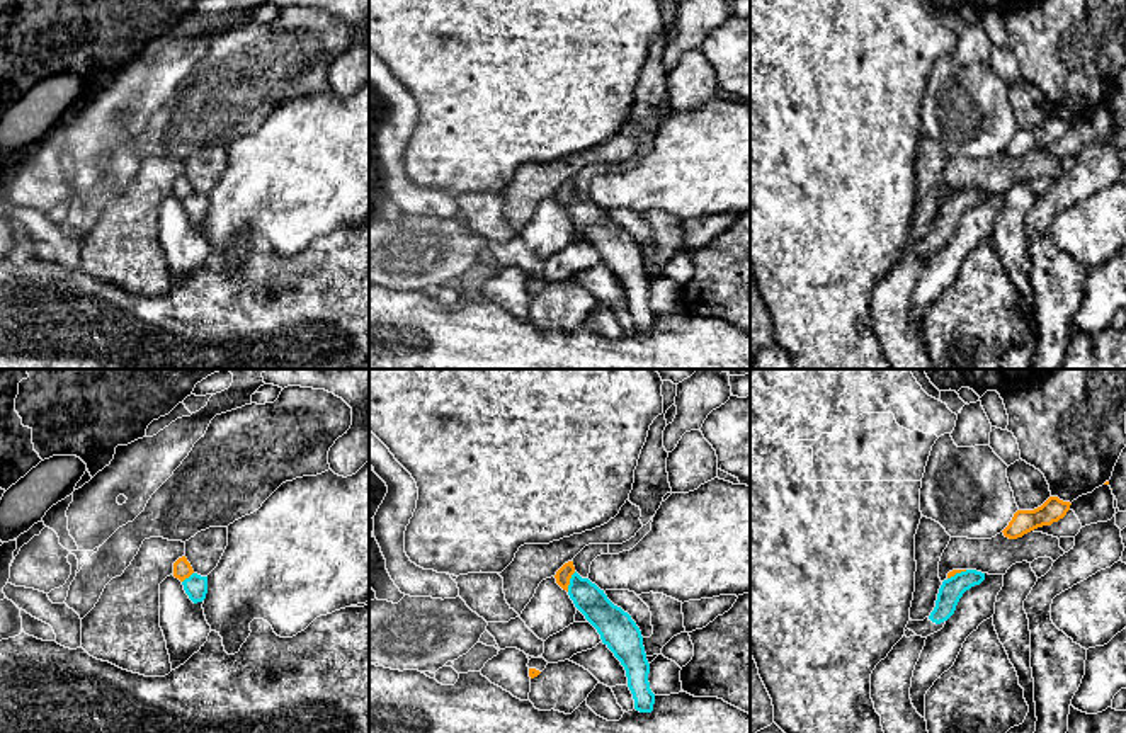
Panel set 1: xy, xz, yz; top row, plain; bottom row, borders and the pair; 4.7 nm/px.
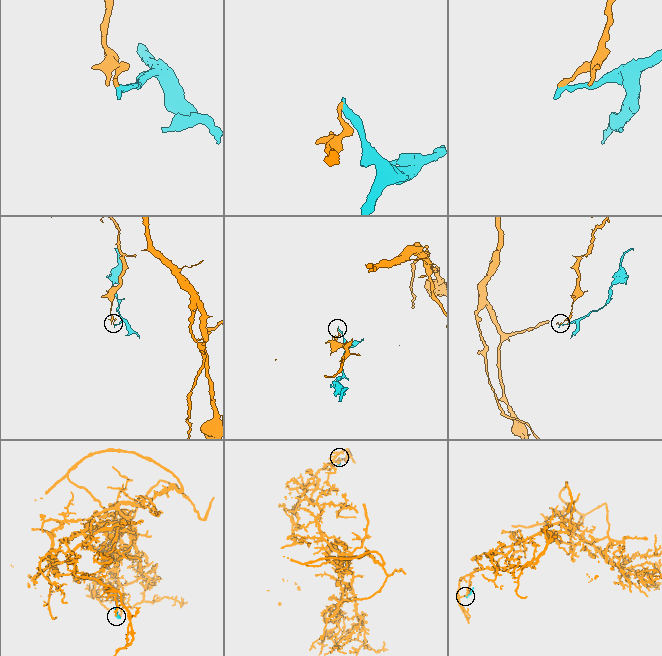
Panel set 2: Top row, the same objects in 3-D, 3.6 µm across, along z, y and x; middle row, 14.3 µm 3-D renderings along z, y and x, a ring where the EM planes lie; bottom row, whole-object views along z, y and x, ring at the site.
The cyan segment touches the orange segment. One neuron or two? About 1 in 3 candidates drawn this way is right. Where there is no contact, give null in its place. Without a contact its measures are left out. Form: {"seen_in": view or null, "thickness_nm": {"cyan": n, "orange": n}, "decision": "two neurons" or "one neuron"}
{"seen_in": "xz", "thickness_nm": {"cyan": 150, "orange": 70}, "decision": "two neurons"}

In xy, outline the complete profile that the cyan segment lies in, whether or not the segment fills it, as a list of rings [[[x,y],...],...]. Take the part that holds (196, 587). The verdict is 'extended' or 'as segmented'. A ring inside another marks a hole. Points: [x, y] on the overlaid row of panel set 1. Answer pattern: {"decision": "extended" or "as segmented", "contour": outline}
{"decision": "as segmented", "contour": [[[192,573],[189,578],[182,582],[185,594],[189,599],[197,604],[206,599],[208,594],[208,577],[201,577],[197,573]]]}

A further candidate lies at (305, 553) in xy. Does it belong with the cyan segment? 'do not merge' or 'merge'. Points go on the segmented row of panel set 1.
do not merge

